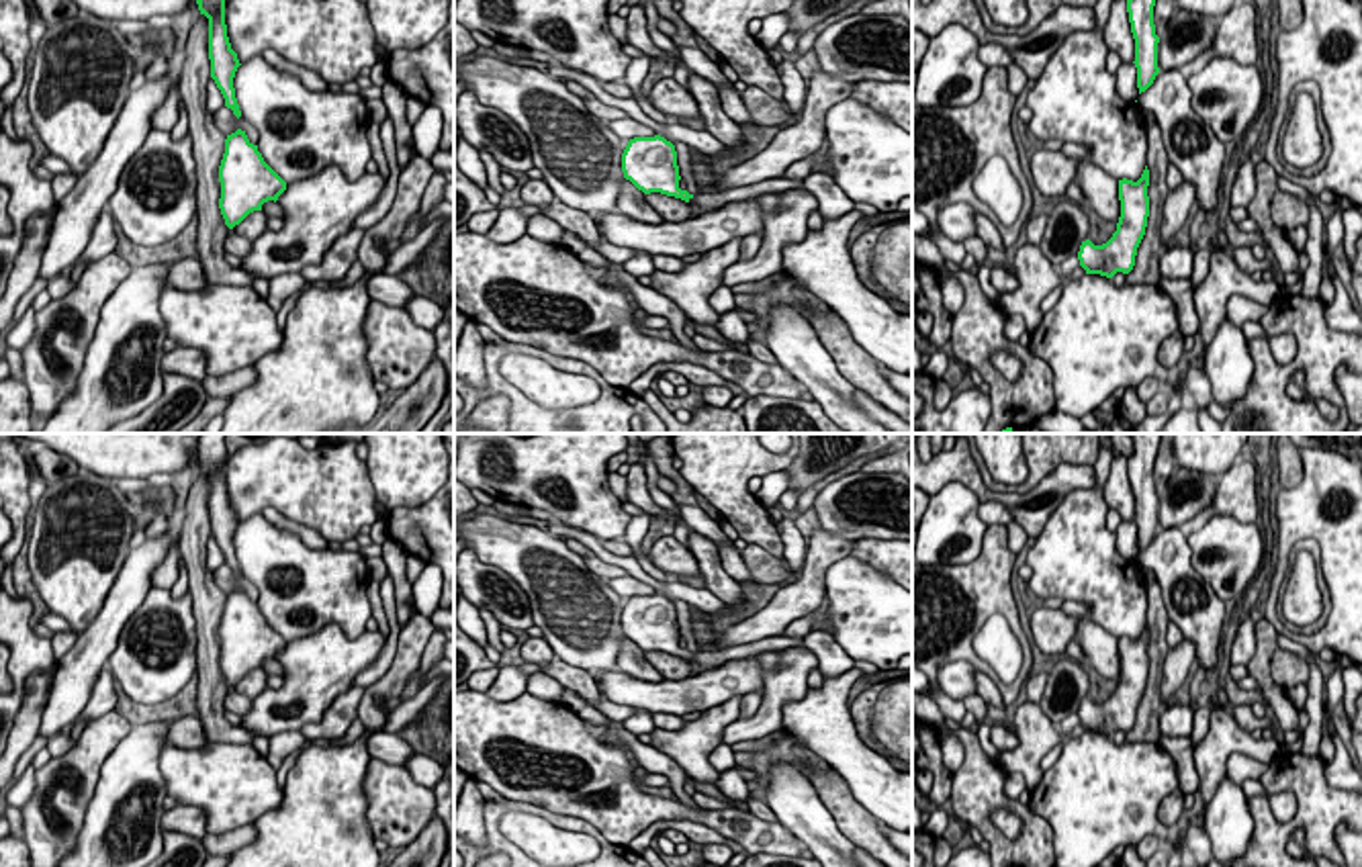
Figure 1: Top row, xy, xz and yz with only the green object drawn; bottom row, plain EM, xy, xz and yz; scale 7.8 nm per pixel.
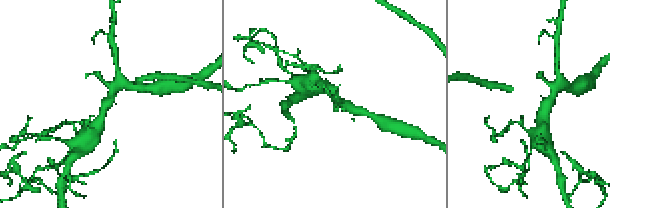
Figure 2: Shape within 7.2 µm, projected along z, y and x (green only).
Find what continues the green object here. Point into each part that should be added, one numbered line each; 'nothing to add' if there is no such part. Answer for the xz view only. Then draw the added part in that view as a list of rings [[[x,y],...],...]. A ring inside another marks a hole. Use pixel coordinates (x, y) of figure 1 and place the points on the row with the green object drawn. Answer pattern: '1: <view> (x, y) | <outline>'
1: xz (714, 201) | [[[773,178],[773,180],[763,180],[763,182],[757,182],[751,186],[732,188],[726,192],[697,194],[697,196],[689,198],[689,202],[695,202],[701,209],[701,213],[710,213],[710,211],[718,211],[734,200],[746,200],[746,198],[755,198],[759,194],[785,192],[785,190],[793,190],[793,188],[802,188],[802,186],[804,186],[802,178],[793,178],[793,180],[791,178]]]

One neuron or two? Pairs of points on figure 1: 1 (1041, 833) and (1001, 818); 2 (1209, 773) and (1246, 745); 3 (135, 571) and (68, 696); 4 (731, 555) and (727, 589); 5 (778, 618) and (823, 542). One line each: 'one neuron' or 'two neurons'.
1: two neurons
2: one neuron
3: one neuron
4: two neurons
5: one neuron

